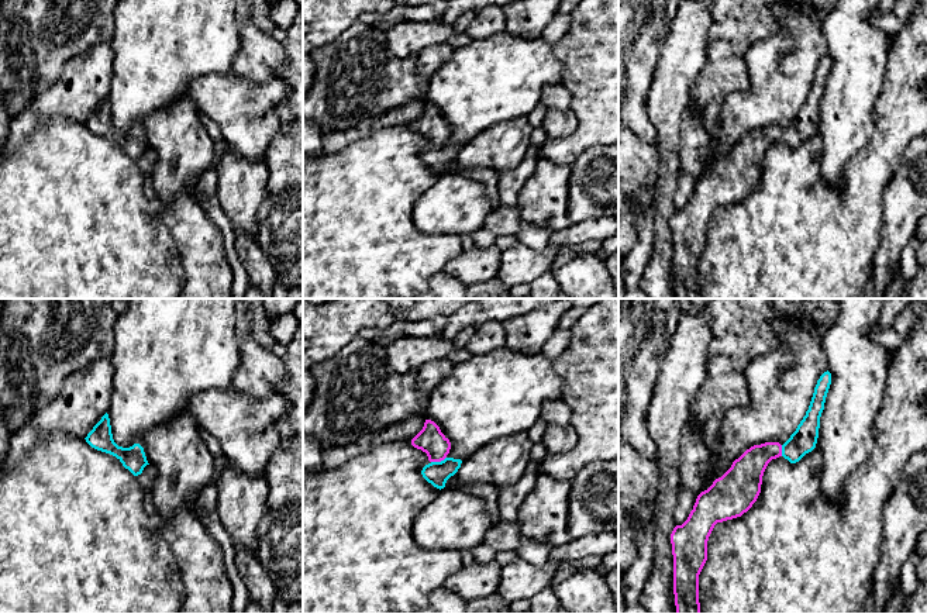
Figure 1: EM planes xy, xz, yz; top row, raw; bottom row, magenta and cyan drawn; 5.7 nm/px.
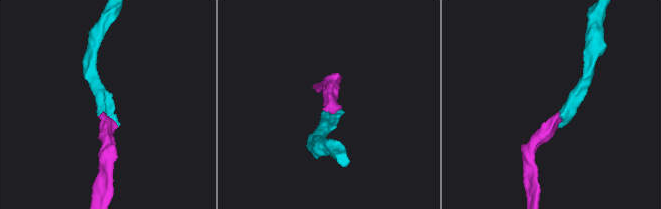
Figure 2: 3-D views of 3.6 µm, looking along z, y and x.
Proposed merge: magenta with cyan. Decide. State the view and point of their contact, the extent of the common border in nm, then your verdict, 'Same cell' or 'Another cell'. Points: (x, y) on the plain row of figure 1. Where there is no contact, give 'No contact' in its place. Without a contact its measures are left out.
Touches magenta at xz (438, 145). Shared border 90 nm. Same cell

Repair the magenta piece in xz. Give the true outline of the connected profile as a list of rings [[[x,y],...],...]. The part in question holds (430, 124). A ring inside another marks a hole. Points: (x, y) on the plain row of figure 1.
[[[425,104],[423,114],[411,124],[411,130],[428,141],[430,148],[423,152],[423,162],[434,172],[444,173],[462,148],[461,144],[447,141],[451,134],[449,124],[434,106]]]

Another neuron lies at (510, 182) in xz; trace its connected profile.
[[[530,145],[523,162],[517,168],[499,172],[499,199],[502,206],[516,206],[518,193],[523,184],[531,177],[538,158],[537,146]]]

